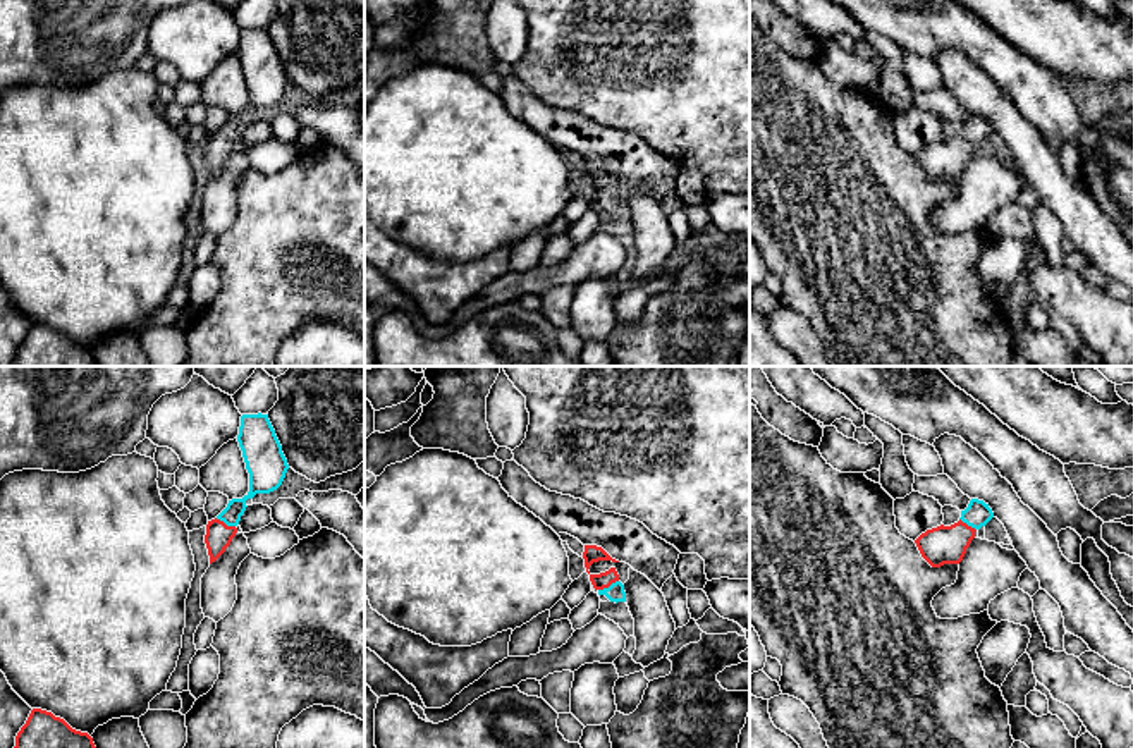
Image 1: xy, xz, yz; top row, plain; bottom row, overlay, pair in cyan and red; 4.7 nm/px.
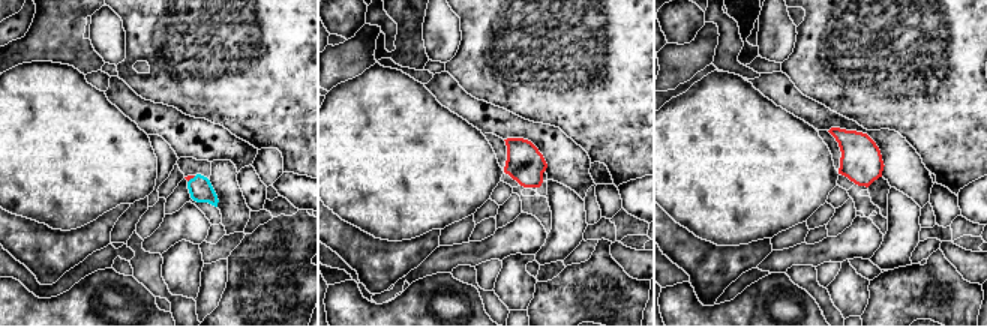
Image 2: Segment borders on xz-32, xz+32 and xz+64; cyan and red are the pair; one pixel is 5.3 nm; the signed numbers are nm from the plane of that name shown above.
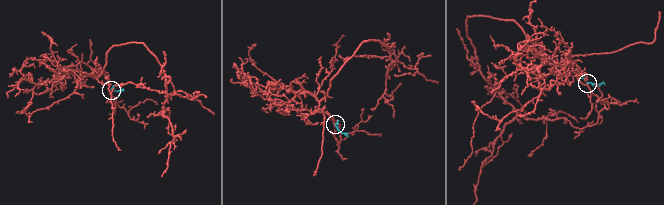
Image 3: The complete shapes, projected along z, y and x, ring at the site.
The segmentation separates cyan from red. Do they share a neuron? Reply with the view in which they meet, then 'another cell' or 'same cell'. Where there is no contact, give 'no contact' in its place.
xz | same cell

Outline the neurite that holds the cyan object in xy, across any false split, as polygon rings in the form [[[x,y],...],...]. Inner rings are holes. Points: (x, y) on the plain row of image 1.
[[[242,29],[237,57],[249,88],[249,107],[242,113],[229,115],[227,122],[215,134],[208,136],[205,158],[210,179],[225,167],[236,151],[236,141],[248,122],[246,115],[256,108],[277,105],[289,84],[268,29]]]

